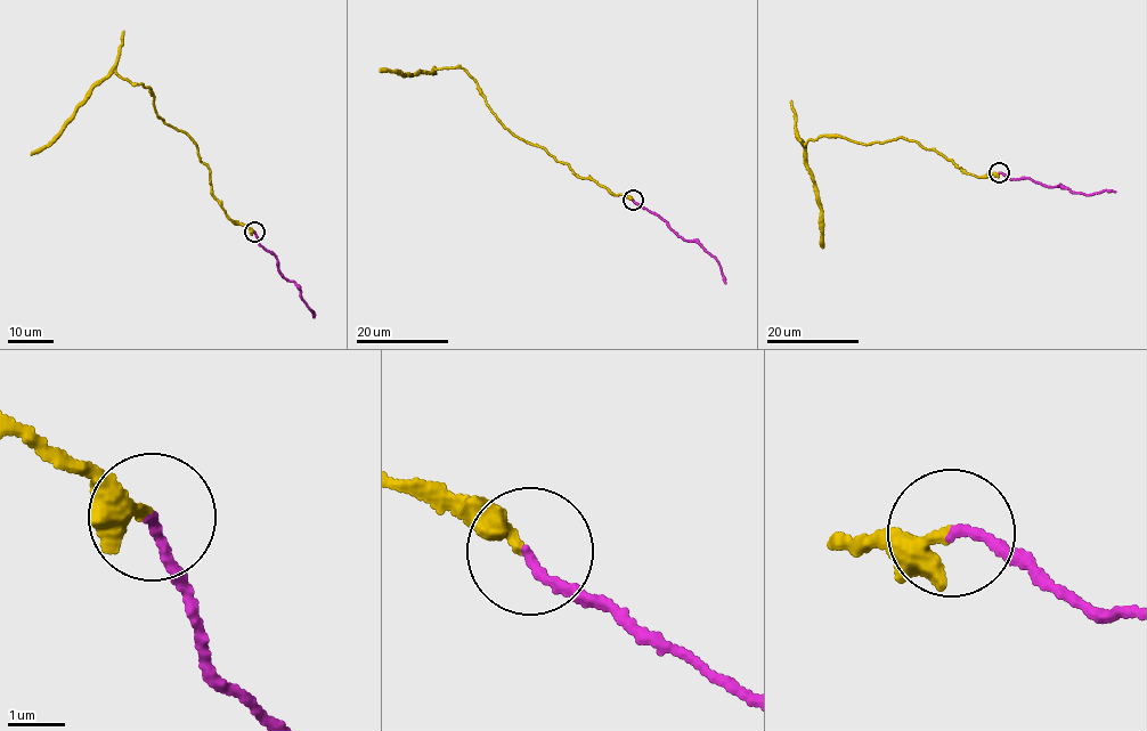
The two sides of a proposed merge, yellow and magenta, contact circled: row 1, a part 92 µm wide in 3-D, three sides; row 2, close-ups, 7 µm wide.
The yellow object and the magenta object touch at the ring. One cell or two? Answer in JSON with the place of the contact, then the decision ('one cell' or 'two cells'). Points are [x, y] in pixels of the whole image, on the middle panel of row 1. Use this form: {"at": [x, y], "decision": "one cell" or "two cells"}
{"at": [633, 200], "decision": "one cell"}

